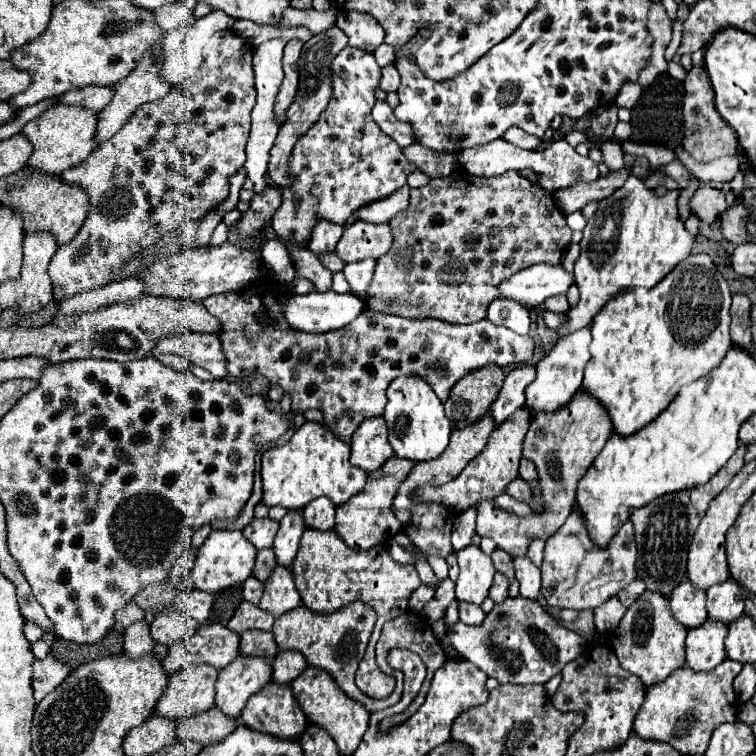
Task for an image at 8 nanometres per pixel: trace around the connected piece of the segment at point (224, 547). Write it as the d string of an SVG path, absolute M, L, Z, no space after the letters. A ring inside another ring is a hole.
M212 531L196 557L196 567L190 573L192 585L188 589L218 593L230 587L238 587L252 575L254 559L256 559L256 549L252 549L248 541L244 541L242 531Z

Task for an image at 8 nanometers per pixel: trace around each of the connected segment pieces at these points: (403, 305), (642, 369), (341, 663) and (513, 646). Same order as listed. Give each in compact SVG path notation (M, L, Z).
M458 169L456 175L432 179L426 187L412 189L410 205L390 225L394 229L394 245L378 259L366 309L406 319L440 319L446 323L476 323L484 319L488 305L500 297L496 287L502 281L528 265L558 265L572 239L572 229L566 225L566 217L560 215L552 197L518 171L484 179Z
M690 255L690 257L686 257L684 263L676 265L676 267L674 267L656 287L652 287L650 291L646 291L646 289L630 289L628 293L620 293L620 297L616 297L616 301L608 303L608 305L594 317L594 321L592 321L592 325L590 325L590 333L592 333L590 353L592 353L592 357L590 357L590 361L588 361L586 369L584 369L582 391L600 401L600 405L606 409L606 413L608 413L608 417L610 417L610 421L612 421L612 431L614 431L616 435L628 437L628 435L634 435L636 431L640 431L642 427L646 427L648 423L652 423L652 421L674 401L674 397L678 395L678 391L680 391L684 385L688 385L688 383L692 383L692 381L696 381L696 379L700 379L700 377L706 377L712 369L716 369L716 367L722 363L724 355L728 353L728 349L730 349L730 345L732 345L732 341L730 341L730 313L728 313L728 311L730 311L730 303L732 303L730 287L728 287L728 283L726 283L726 279L722 277L722 273L716 271L712 257L710 257L710 255Z
M352 603L352 605L338 609L336 613L330 613L328 617L316 617L316 613L308 613L308 609L304 607L294 609L292 613L286 613L284 617L278 617L274 621L272 633L280 651L300 651L306 657L308 665L324 669L336 681L340 691L352 691L346 695L362 703L370 713L374 713L374 711L394 705L396 701L392 701L390 697L384 701L364 697L364 693L360 693L354 683L354 673L366 653L372 627L374 627L374 609L366 603Z
M508 597L504 603L494 605L480 629L472 629L458 621L454 627L446 625L446 633L450 645L460 649L470 663L480 667L488 677L498 679L498 683L512 685L544 685L554 675L562 673L568 661L574 661L584 651L584 637L558 625L558 621L548 615L538 601L524 597Z

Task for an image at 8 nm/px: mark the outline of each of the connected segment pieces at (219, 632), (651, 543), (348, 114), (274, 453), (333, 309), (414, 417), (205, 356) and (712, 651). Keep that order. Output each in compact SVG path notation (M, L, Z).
M222 623L202 625L196 635L168 649L168 655L162 659L162 667L166 675L192 665L212 665L216 669L224 669L240 655L238 645L240 637Z
M744 445L738 447L738 451L730 457L728 465L712 477L712 481L698 485L696 489L688 489L684 493L674 493L668 497L658 497L644 509L638 509L632 513L634 523L634 539L638 547L638 559L636 559L636 577L646 583L648 591L658 591L664 597L670 597L674 587L678 587L686 579L686 557L688 557L688 545L692 543L692 535L704 517L710 501L732 481L732 477L744 467Z
M344 47L334 61L330 63L330 73L332 73L332 97L318 117L318 121L304 133L294 149L292 149L292 159L288 163L288 173L290 173L290 185L282 187L282 205L276 209L272 217L272 229L278 241L282 243L292 243L296 247L308 247L308 241L312 237L312 229L316 221L326 219L338 225L344 225L354 211L360 207L378 201L382 197L392 195L396 189L406 185L406 177L416 171L416 165L412 165L404 157L404 149L396 145L392 137L382 133L382 129L376 125L372 119L372 107L376 103L374 91L380 85L380 65L376 63L372 53L366 53L362 49L354 47Z
M306 421L286 445L268 449L262 455L262 503L266 507L278 505L288 511L302 511L312 499L328 497L334 505L344 505L366 485L366 473L352 467L348 457L350 447L344 441L320 423Z
M328 291L328 293L306 293L306 295L290 295L290 293L282 293L282 297L278 297L278 301L282 303L282 313L286 323L292 329L300 329L300 331L310 331L310 333L324 333L324 331L334 331L334 329L342 329L344 325L348 325L350 321L354 321L360 313L364 313L364 301L358 299L352 293L336 293L336 291Z
M398 377L388 387L388 405L384 411L384 421L388 425L388 441L396 457L410 459L414 463L436 459L444 453L450 443L452 425L444 415L444 405L432 393L430 385L420 381L420 377Z
M186 333L186 335L172 335L166 337L156 345L152 357L156 353L176 353L186 357L190 363L204 367L214 379L224 379L228 375L226 369L226 355L220 347L216 337L208 337L206 333Z
M706 621L700 629L690 629L686 637L686 667L692 671L712 671L726 659L726 625Z

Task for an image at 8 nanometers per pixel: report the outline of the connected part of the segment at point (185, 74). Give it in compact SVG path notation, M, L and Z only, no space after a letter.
M218 9L212 11L210 15L202 17L196 21L194 27L180 27L176 31L168 31L166 33L166 41L162 41L162 57L164 57L164 65L160 69L160 75L164 81L168 81L170 85L178 85L182 81L188 81L192 79L196 73L198 73L198 67L202 63L202 57L200 57L200 51L204 47L204 43L208 41L208 37L212 37L212 33L216 31L222 31L222 29L230 29L234 23L232 17L228 17L226 13L220 13Z

